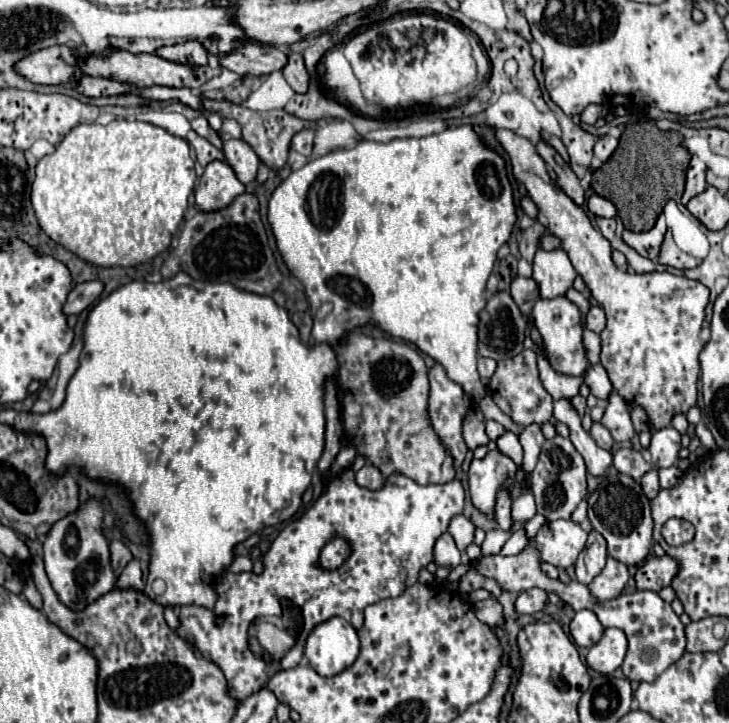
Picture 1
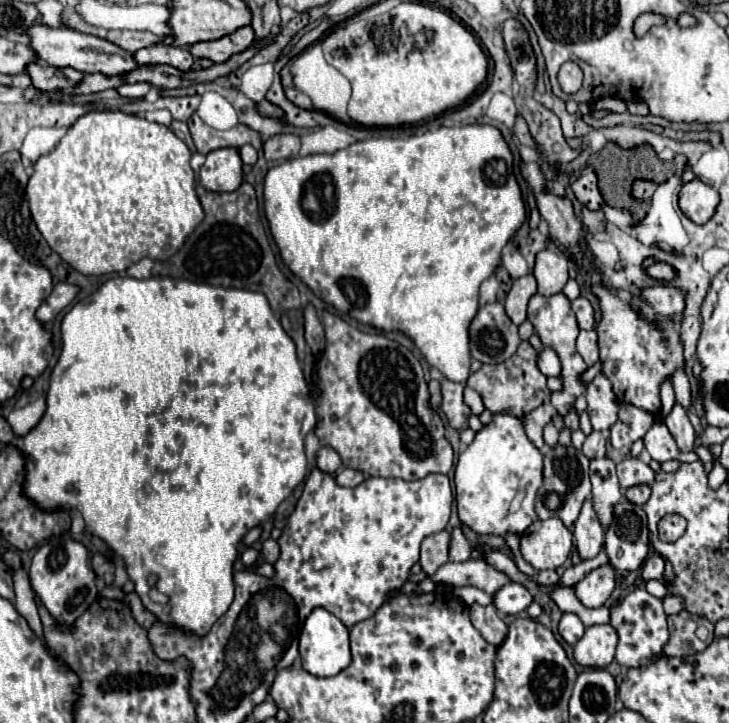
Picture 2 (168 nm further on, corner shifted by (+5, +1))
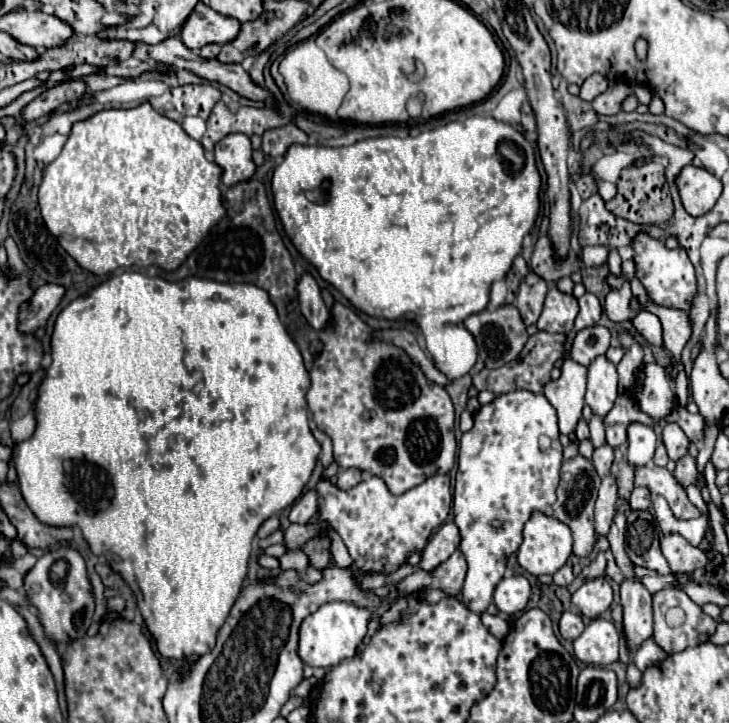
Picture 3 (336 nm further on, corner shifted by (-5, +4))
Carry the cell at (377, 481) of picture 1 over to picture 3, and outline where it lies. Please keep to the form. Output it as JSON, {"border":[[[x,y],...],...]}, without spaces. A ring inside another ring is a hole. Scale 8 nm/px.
{"border":[[[348,468],[348,470],[338,472],[336,486],[338,486],[340,490],[348,490],[348,488],[356,486],[358,482],[360,482],[360,470],[358,470],[358,468]]]}

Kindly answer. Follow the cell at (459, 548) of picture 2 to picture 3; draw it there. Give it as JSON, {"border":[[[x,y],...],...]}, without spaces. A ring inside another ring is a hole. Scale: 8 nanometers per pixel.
{"border":[[[456,550],[438,568],[432,568],[428,576],[432,582],[426,588],[440,588],[444,590],[446,596],[458,596],[458,592],[462,590],[464,576],[466,576],[466,560],[462,558],[462,552]]]}

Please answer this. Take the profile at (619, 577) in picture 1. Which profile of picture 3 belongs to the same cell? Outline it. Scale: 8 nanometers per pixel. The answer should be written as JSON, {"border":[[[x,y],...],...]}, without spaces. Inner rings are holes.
{"border":[[[594,578],[584,582],[574,594],[572,604],[580,610],[584,618],[598,618],[612,604],[612,588],[604,578]]]}

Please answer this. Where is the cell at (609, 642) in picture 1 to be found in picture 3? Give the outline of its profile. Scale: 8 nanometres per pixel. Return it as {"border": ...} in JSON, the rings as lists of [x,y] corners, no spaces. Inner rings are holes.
{"border":[[[594,618],[574,640],[574,654],[590,666],[608,666],[618,660],[620,634],[610,620]]]}

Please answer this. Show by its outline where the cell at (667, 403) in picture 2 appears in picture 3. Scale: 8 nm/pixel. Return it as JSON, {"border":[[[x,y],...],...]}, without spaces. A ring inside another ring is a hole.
{"border":[[[640,310],[636,316],[630,318],[632,326],[646,338],[646,342],[654,344],[654,346],[662,346],[662,326],[656,314],[648,312],[648,310]]]}

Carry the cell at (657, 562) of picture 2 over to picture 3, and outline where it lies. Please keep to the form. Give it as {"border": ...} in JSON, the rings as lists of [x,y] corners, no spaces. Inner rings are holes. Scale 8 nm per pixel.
{"border":[[[664,534],[660,544],[672,572],[692,572],[706,566],[706,556],[702,550],[688,544],[680,534]]]}

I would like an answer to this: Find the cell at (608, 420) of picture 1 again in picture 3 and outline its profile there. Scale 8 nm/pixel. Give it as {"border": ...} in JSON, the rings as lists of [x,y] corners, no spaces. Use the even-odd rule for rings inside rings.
{"border":[[[596,356],[588,364],[588,390],[586,404],[598,416],[606,416],[614,398],[618,396],[618,372],[606,356]]]}

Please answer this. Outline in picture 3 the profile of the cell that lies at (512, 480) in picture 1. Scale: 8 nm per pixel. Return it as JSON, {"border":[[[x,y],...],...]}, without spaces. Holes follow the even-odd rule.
{"border":[[[514,390],[496,396],[490,404],[480,406],[474,414],[472,430],[462,434],[458,450],[458,472],[454,482],[452,512],[454,524],[460,530],[460,552],[468,562],[466,580],[462,586],[462,602],[474,612],[486,612],[492,602],[496,584],[502,580],[506,570],[506,558],[518,550],[522,544],[522,528],[532,518],[534,512],[552,516],[552,506],[556,502],[556,488],[560,482],[562,466],[562,444],[558,442],[558,424],[554,418],[554,406],[544,394],[534,394],[528,390]],[[540,436],[550,436],[552,446],[542,450],[538,444]]]}

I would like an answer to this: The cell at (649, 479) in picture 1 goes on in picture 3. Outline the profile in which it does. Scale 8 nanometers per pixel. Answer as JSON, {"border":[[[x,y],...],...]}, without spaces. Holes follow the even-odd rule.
{"border":[[[634,488],[630,494],[630,508],[632,510],[648,510],[650,508],[650,490]]]}

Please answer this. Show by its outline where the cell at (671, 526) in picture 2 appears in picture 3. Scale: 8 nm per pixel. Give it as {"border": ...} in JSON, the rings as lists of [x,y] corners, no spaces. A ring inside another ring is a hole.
{"border":[[[640,466],[636,468],[636,486],[646,486],[652,494],[664,496],[678,518],[696,518],[702,512],[688,500],[686,490],[678,484],[678,480],[666,470],[658,466]]]}

